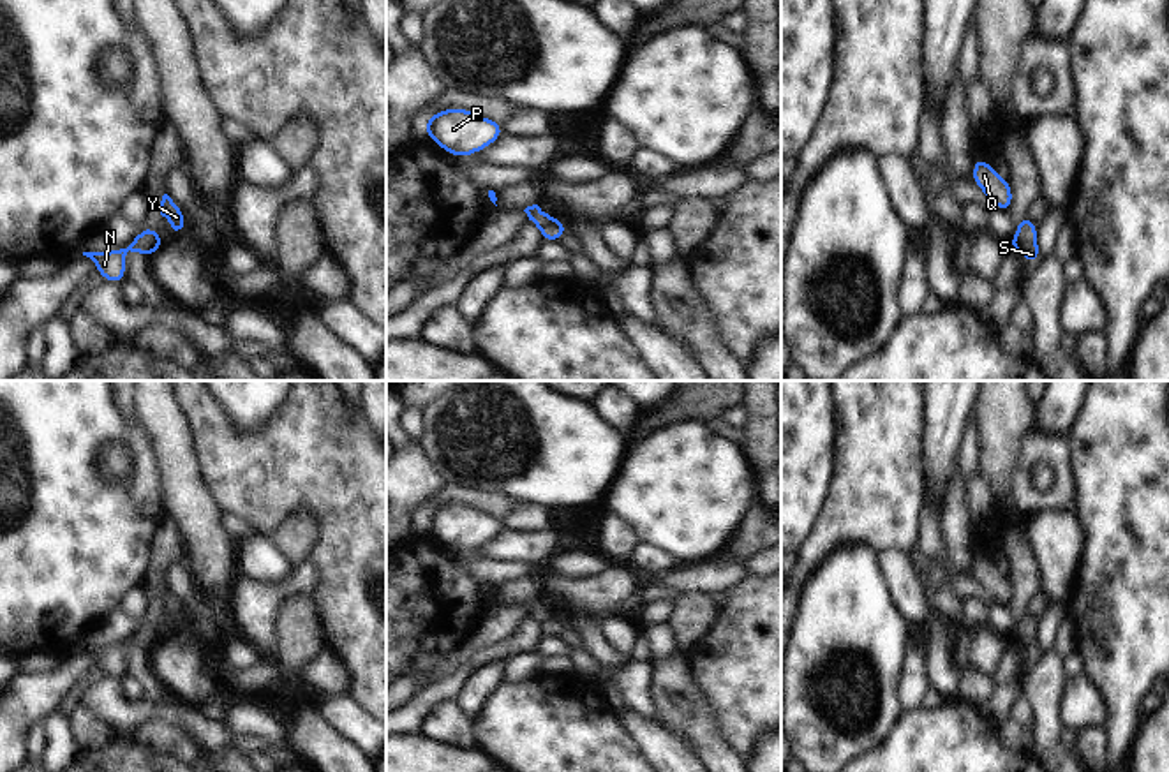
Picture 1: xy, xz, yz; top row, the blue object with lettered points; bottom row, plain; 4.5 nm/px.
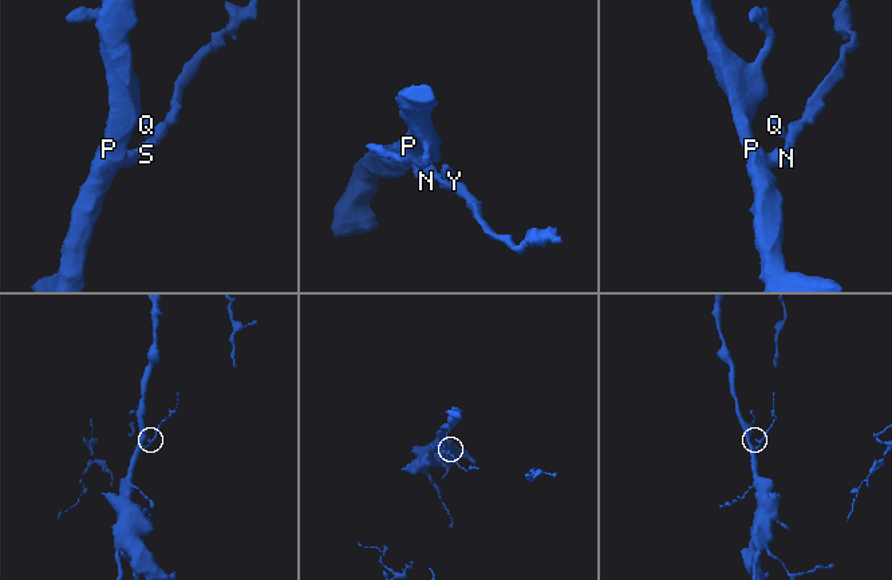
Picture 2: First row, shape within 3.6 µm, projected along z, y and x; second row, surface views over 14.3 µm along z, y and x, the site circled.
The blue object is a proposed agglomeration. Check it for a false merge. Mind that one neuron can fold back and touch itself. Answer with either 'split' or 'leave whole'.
split

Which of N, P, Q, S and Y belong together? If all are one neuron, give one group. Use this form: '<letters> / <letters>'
N P / Q S Y

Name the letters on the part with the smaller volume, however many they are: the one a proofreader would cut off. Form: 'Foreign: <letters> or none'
Foreign: Q, S, Y

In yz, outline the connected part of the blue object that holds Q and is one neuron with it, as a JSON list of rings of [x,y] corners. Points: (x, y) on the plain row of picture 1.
[[[975,552],[973,569],[970,573],[996,603],[1012,606],[1012,578],[1007,578],[982,552]]]

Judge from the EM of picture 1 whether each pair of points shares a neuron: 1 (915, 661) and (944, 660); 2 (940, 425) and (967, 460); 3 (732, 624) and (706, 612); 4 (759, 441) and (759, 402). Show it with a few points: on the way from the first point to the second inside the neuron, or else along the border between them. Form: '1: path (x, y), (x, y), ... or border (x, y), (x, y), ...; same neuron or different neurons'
1: border (926, 656), (926, 677), (931, 686); different neurons
2: border (974, 413), (963, 439), (958, 469); different neurons
3: border (718, 608), (714, 623), (688, 647); different neurons
4: path (759, 432), (759, 411); same neuron

